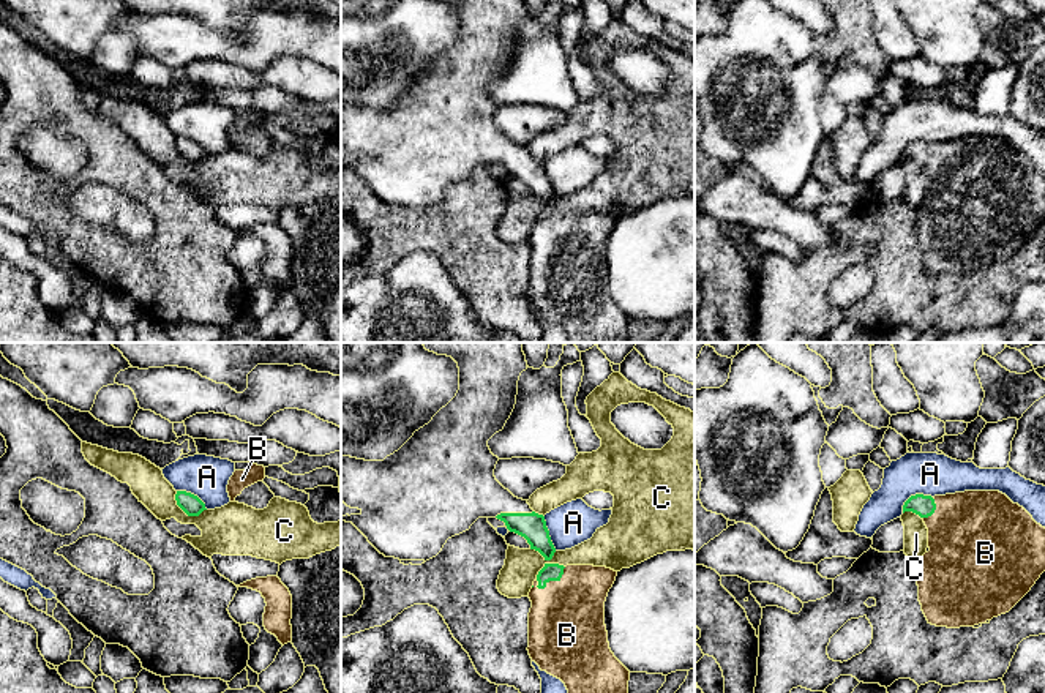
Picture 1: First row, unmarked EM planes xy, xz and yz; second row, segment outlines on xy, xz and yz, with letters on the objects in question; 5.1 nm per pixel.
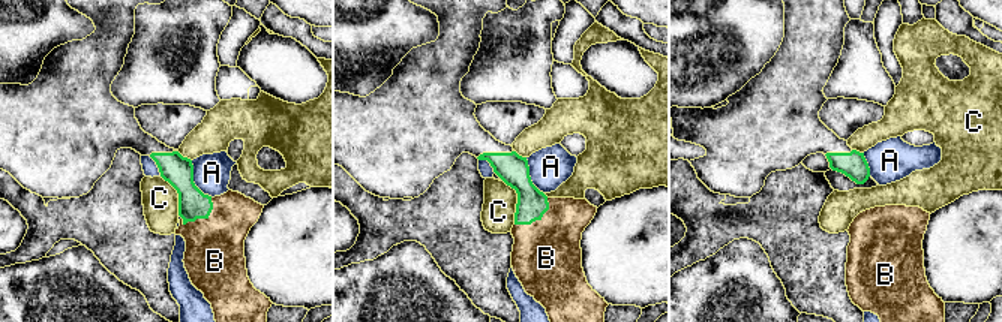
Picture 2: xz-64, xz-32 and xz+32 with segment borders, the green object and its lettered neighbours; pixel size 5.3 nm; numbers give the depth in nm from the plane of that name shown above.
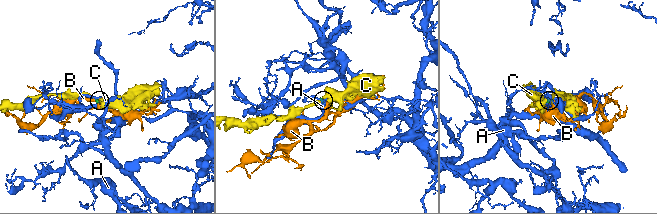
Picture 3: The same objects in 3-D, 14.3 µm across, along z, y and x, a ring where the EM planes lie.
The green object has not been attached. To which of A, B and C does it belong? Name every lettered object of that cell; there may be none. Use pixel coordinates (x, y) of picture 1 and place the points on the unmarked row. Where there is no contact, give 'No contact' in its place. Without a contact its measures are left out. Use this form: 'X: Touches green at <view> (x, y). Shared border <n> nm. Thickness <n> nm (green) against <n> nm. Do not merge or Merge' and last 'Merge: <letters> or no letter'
A: Touches green at yz (913, 142). Shared border 180 nm. Thickness 110 nm (green) against 220 nm. Do not merge
B: Touches green at xz (551, 226). Shared border 200 nm. Thickness 100 nm (green) against 380 nm. Merge
C: Touches green at xz (548, 206). Shared border 200 nm. Thickness 100 nm (green) against 180 nm. Do not merge
Merge: B

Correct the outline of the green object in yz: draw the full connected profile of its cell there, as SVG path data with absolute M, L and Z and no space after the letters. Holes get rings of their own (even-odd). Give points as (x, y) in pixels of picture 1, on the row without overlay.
M964 137L946 142L911 142L903 159L919 161L928 175L928 194L919 218L919 248L928 270L960 275L985 270L1009 259L1045 218L1045 174L999 137Z

